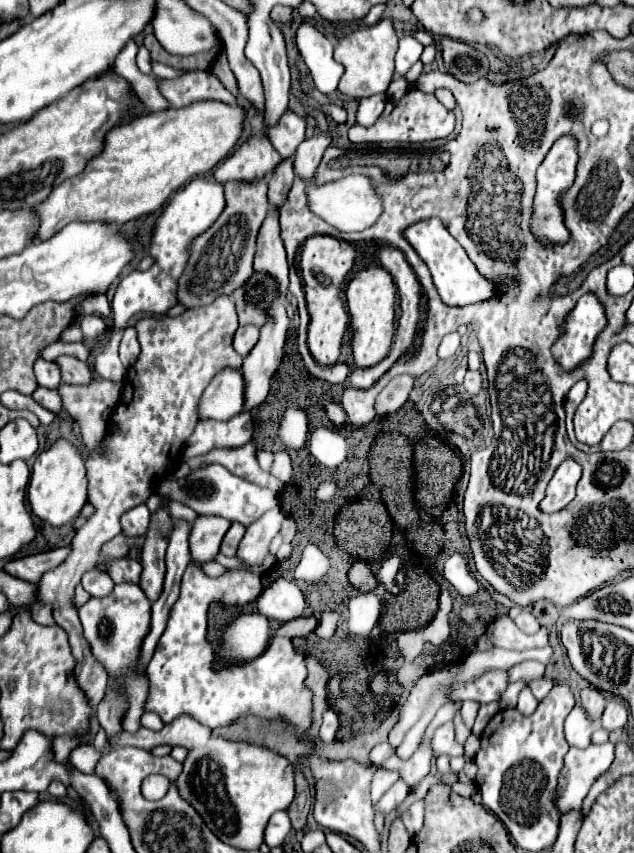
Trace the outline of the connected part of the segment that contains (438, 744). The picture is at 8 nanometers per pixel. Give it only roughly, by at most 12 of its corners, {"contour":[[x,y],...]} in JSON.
{"contour":[[445,723],[433,735],[435,757],[463,755],[455,741],[453,723]]}

